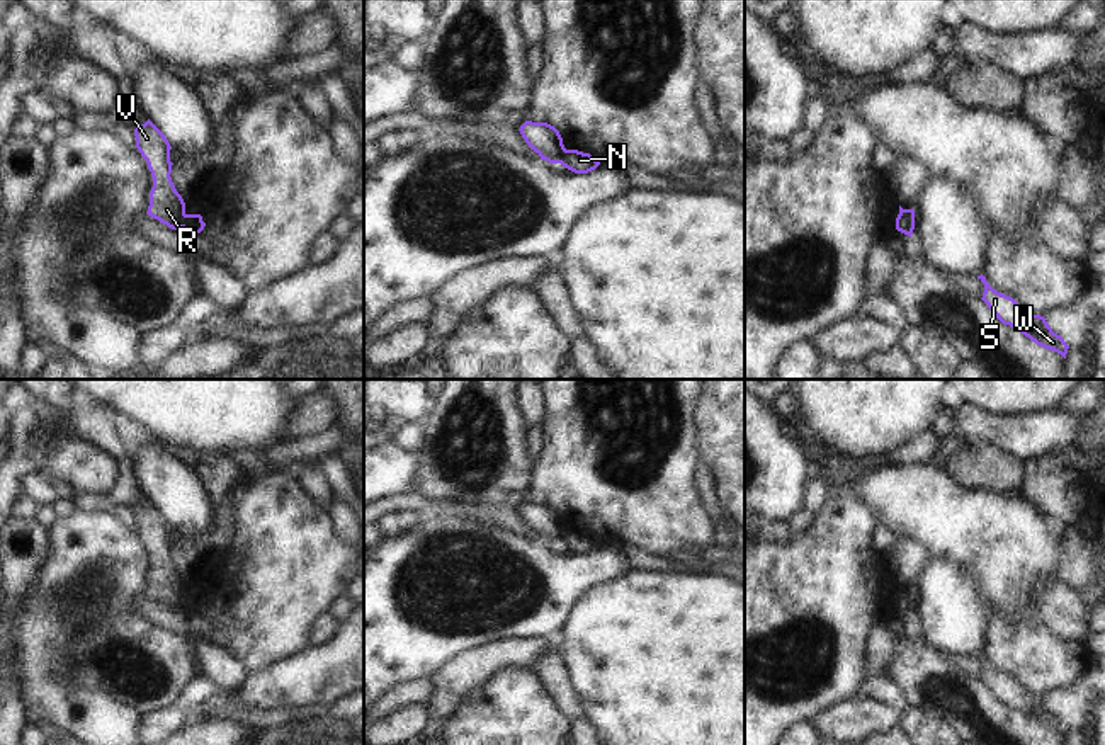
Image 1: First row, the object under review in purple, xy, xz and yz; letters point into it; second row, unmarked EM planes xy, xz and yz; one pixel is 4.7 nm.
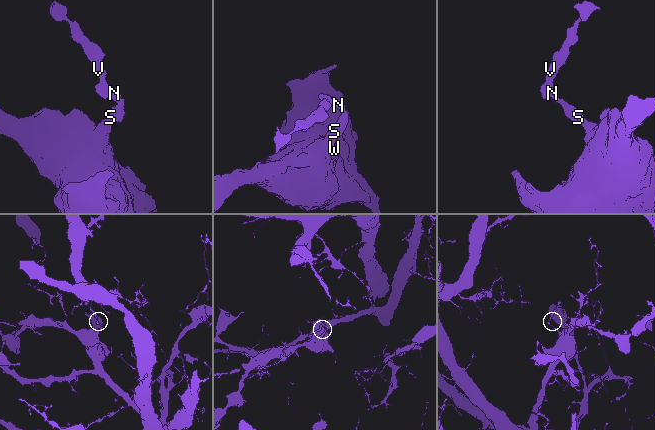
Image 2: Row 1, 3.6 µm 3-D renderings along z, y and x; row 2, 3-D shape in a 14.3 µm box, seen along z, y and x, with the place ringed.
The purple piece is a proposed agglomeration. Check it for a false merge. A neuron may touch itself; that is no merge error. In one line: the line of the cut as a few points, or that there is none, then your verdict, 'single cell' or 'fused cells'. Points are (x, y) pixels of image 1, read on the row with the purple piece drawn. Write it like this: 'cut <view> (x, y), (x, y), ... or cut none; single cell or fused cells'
cut xy (186, 215), (182, 227); fused cells

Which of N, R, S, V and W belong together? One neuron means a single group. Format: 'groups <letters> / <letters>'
groups N S W / R V

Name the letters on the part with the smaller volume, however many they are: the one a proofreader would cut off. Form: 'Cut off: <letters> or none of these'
Cut off: R, V

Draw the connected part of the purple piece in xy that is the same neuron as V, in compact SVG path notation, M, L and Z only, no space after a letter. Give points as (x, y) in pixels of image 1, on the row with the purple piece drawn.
M148 119L134 129L136 148L146 160L153 177L148 216L172 230L182 230L185 202L172 182L170 143L165 134Z

